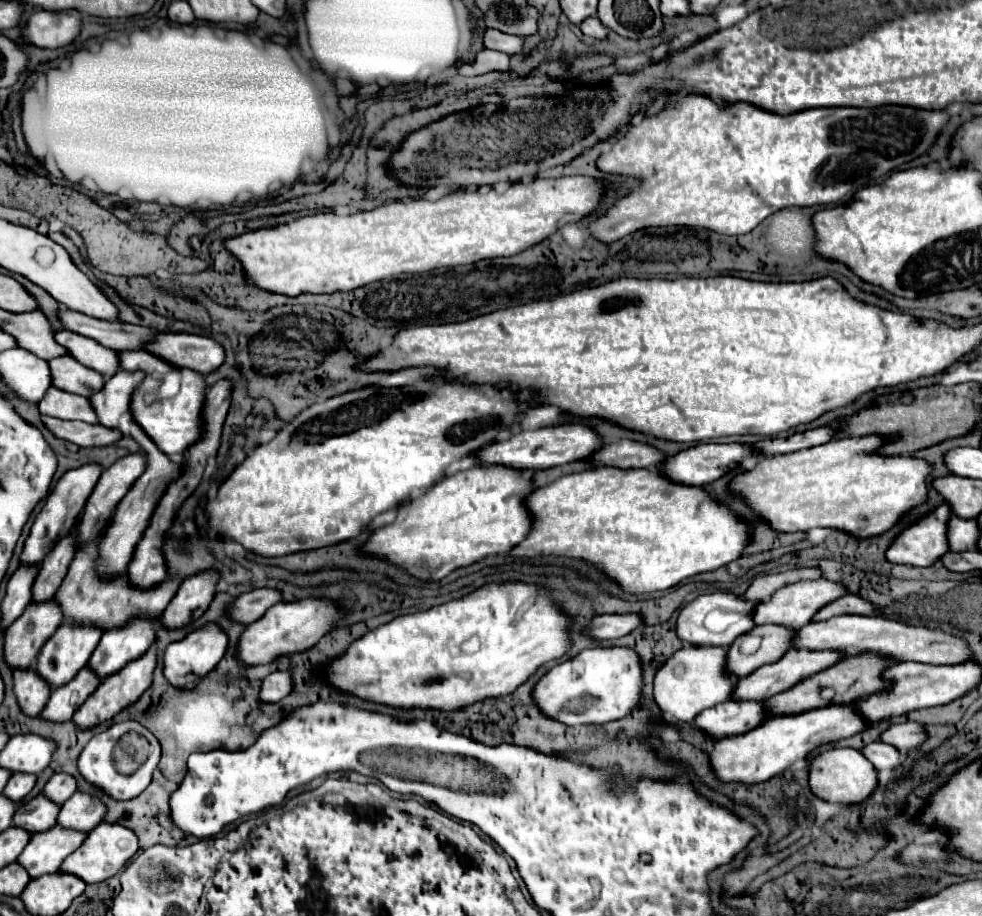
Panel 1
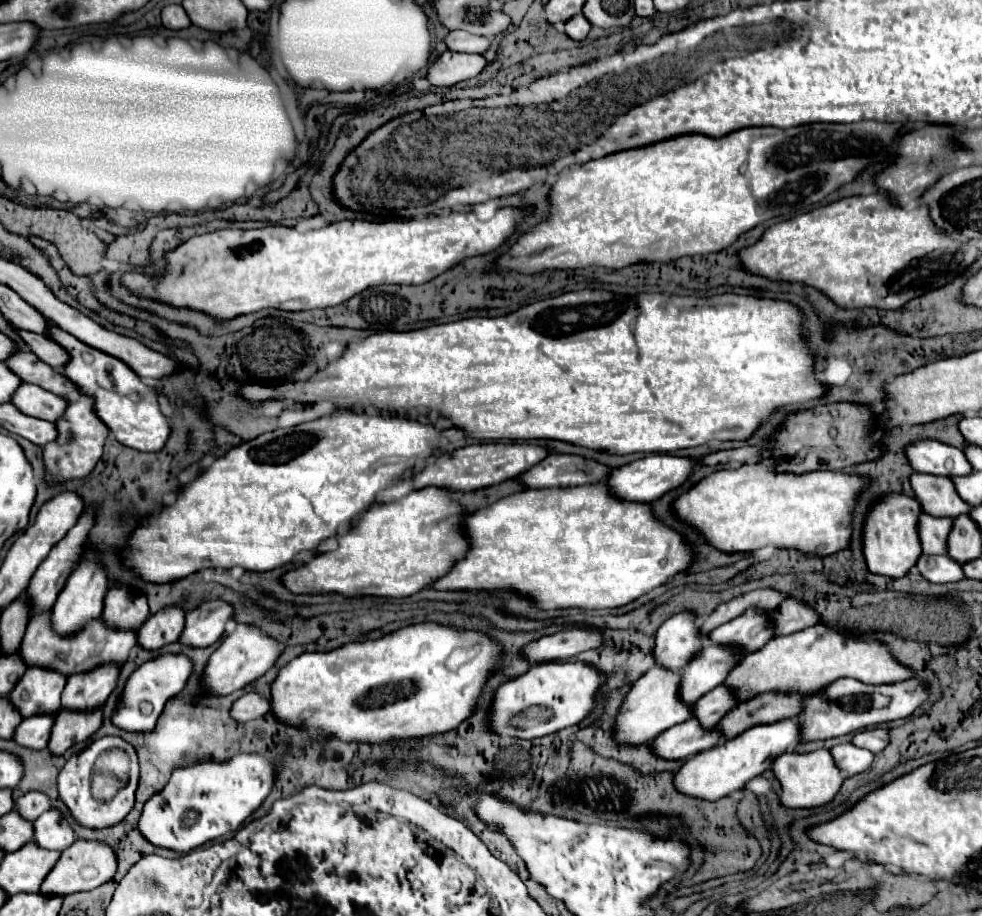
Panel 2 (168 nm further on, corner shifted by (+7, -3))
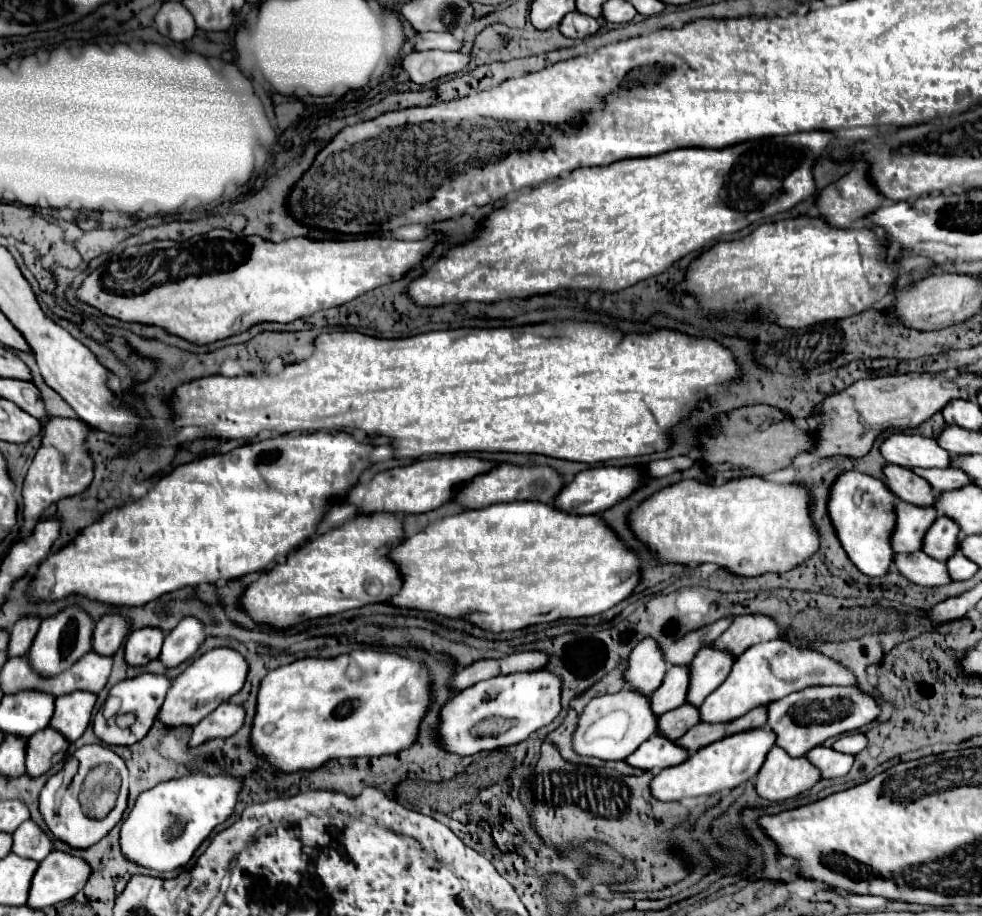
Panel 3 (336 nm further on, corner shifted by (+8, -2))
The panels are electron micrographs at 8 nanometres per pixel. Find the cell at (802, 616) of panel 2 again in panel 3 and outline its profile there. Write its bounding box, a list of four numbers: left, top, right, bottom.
[713,615,779,657]

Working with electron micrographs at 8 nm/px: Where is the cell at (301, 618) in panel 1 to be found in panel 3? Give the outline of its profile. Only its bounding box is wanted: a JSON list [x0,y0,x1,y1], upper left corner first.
[157,649,247,729]

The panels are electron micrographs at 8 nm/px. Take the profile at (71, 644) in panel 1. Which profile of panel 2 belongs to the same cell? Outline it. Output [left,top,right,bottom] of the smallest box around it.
[10,666,66,718]

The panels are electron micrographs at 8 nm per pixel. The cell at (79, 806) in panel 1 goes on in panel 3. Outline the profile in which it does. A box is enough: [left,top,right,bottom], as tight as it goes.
[11,819,51,861]

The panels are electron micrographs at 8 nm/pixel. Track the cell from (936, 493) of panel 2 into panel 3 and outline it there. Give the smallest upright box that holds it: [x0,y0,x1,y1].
[883,465,935,505]

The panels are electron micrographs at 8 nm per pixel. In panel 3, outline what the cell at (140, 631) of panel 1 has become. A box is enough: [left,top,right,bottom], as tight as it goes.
[49,691,97,743]

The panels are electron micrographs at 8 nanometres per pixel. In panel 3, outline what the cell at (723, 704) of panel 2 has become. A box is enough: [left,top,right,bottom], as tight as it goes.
[657,703,699,741]

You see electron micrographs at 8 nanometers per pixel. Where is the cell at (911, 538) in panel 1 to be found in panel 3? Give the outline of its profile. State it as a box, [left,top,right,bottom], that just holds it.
[827,471,895,577]

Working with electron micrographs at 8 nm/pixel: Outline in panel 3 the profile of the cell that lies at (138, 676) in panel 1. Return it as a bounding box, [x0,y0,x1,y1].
[25,727,69,777]

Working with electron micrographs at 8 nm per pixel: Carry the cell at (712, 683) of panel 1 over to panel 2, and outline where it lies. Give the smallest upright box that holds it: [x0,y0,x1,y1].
[616,664,692,744]

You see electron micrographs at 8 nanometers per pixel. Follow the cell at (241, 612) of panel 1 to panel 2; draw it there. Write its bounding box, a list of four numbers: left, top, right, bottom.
[180,600,234,648]

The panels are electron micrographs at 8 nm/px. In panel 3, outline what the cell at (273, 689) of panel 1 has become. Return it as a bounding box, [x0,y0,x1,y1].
[189,703,245,747]

